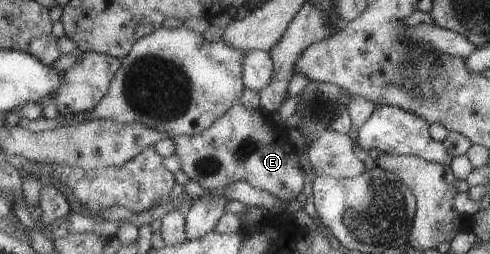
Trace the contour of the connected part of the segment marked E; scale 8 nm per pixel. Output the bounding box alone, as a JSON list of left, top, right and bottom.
[172,102,304,201]

